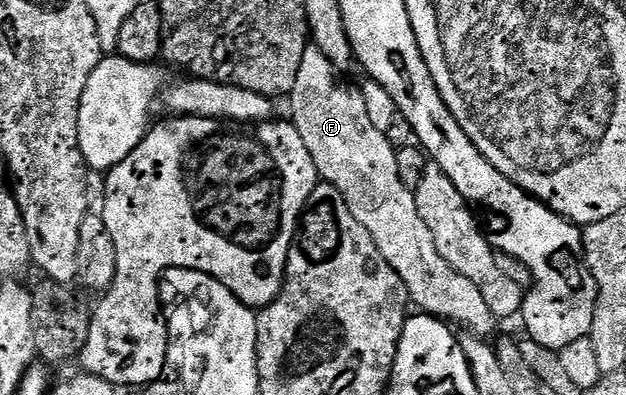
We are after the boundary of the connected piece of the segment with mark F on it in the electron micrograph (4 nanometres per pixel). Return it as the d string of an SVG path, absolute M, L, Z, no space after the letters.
M311 44L306 48L302 56L302 65L298 68L298 80L294 80L294 88L290 95L292 101L292 115L290 121L292 126L302 136L302 144L306 144L306 149L310 152L310 160L314 160L314 168L321 179L324 178L333 186L335 193L350 208L354 220L370 232L370 240L378 244L378 252L386 256L386 264L398 272L402 284L406 284L408 297L413 307L419 308L423 313L439 318L461 331L474 334L478 338L487 339L488 334L492 334L498 326L498 320L490 312L490 304L486 304L486 299L482 292L478 292L478 287L471 280L466 280L434 248L434 236L430 236L430 228L418 216L418 204L413 191L402 184L398 177L398 160L396 159L397 147L392 146L388 139L389 135L383 130L374 128L374 123L370 121L370 116L366 113L366 100L360 95L359 89L343 86L336 82L338 71L318 47Z

